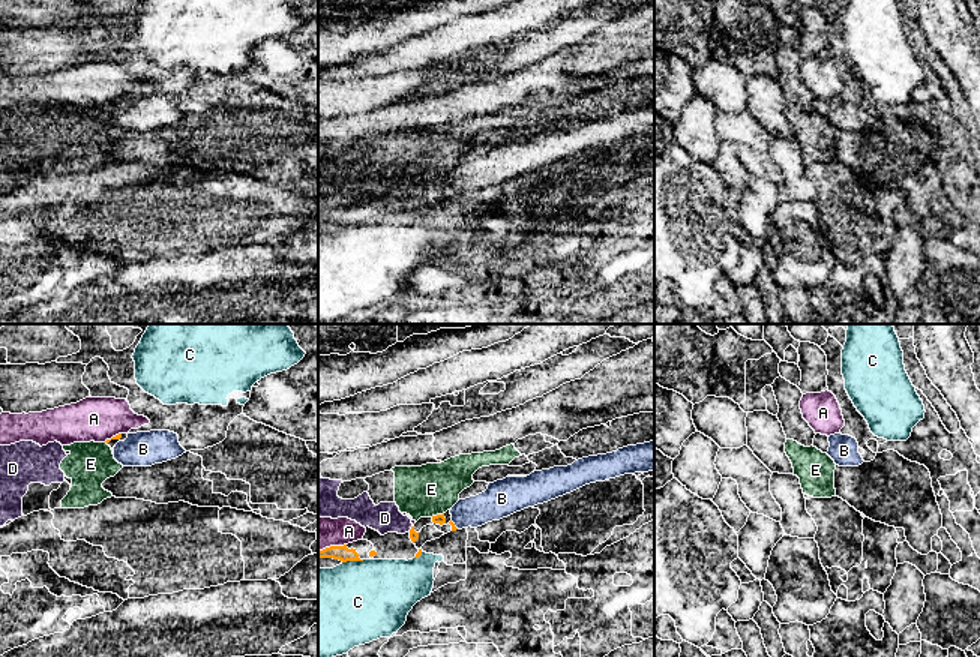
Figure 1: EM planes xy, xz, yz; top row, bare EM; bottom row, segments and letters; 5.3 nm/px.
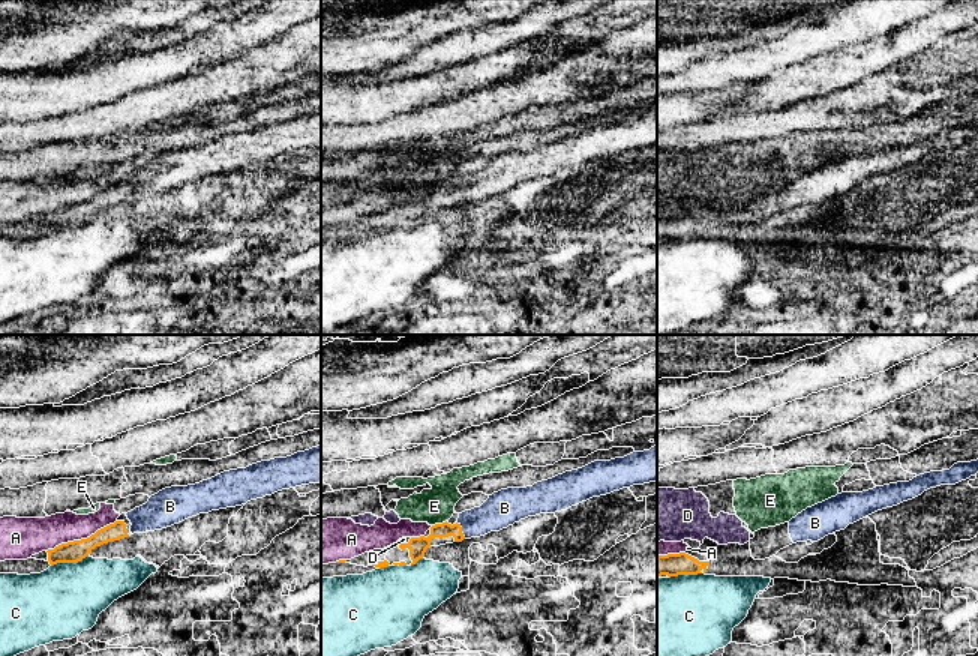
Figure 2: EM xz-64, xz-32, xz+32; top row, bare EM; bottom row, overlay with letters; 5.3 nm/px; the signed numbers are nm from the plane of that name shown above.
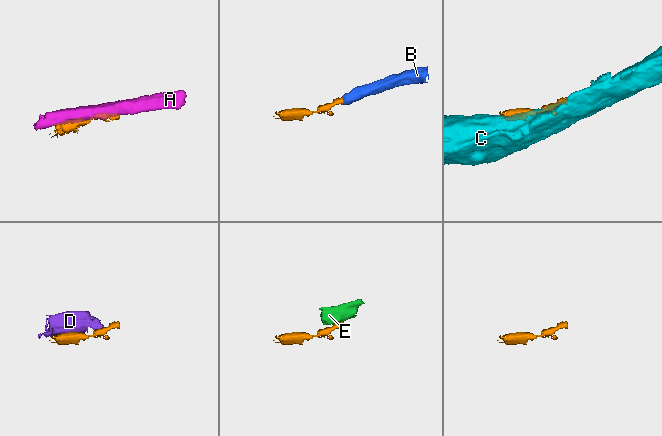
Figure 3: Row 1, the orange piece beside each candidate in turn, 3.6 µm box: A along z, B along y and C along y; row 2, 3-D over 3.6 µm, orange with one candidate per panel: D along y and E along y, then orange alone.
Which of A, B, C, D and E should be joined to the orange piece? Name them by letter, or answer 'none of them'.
B

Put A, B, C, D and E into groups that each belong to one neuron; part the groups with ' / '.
A / B / C / D E

